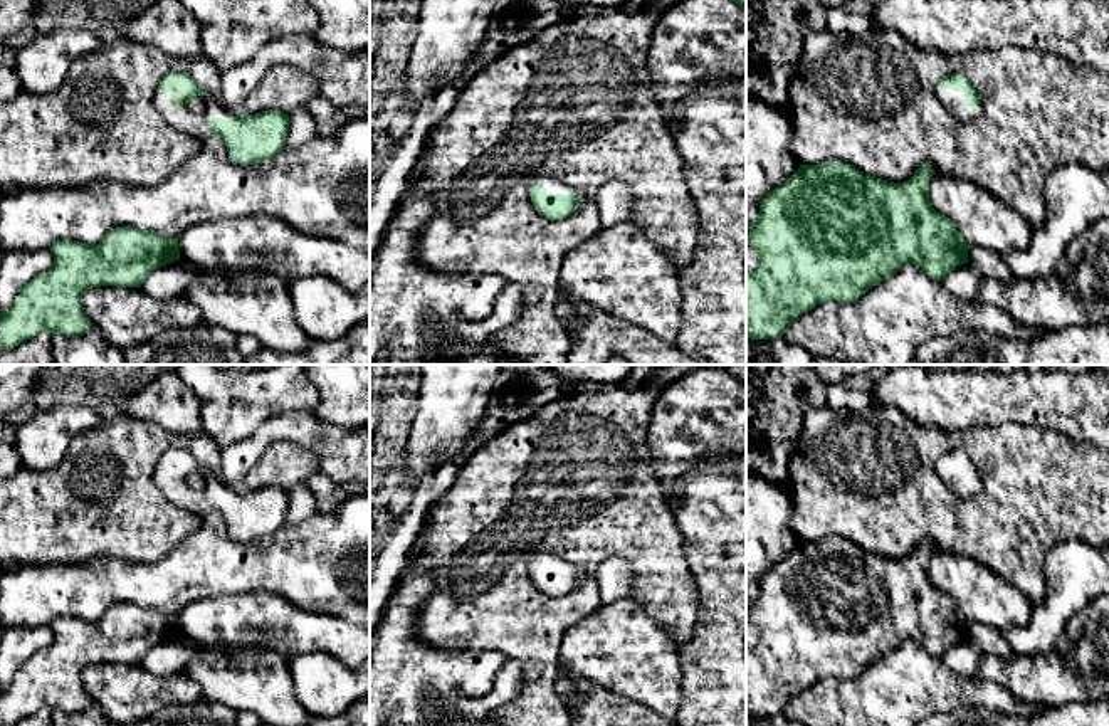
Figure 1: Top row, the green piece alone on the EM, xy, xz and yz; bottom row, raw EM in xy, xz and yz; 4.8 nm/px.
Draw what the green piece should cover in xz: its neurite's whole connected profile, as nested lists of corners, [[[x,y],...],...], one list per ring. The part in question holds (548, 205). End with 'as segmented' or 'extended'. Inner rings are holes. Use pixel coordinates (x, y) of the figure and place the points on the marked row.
[[[534,178],[528,187],[528,197],[536,212],[549,220],[570,217],[585,198],[580,190],[553,178]]]; extended

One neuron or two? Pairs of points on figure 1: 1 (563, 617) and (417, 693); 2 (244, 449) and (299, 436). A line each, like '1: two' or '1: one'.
1: two
2: one

